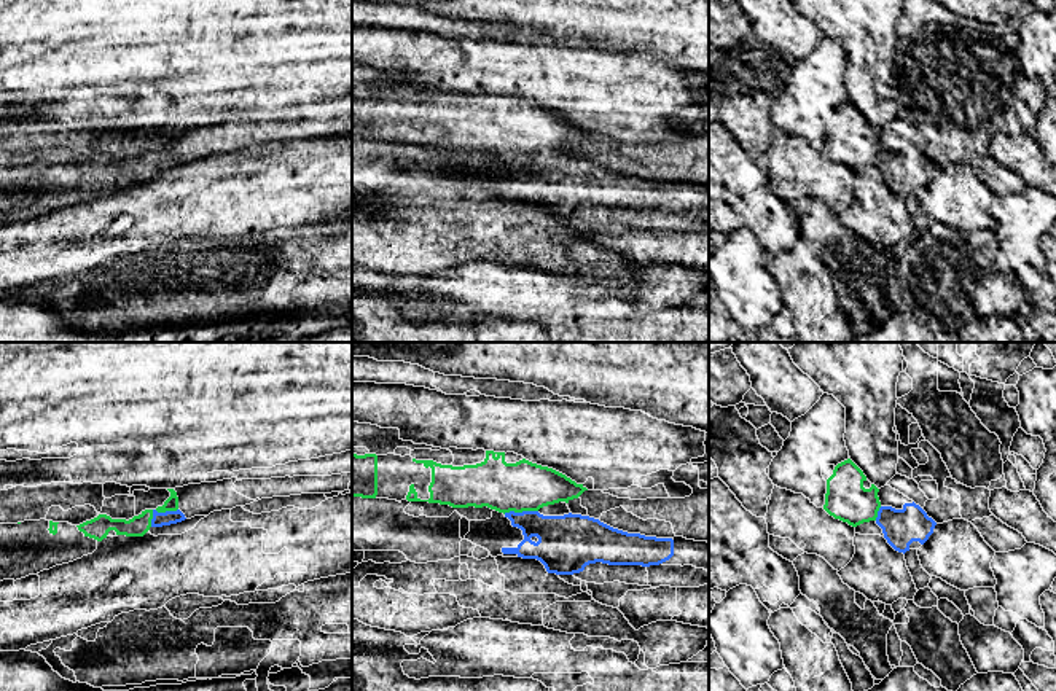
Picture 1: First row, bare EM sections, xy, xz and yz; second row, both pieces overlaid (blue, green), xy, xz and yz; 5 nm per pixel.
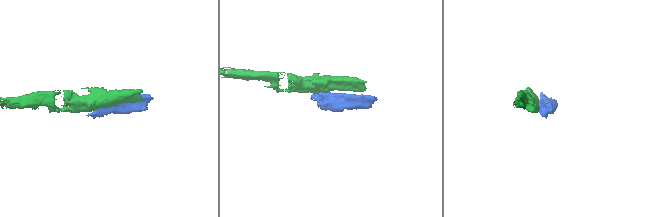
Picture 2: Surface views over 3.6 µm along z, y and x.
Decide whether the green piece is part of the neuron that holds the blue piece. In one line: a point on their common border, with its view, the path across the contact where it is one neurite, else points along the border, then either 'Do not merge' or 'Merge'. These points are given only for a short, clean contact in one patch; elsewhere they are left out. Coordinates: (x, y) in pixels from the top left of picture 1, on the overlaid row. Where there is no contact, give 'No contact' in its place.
Touches blue at xy (156, 511). Path across: xy (168, 518), (156, 511), (171, 503). Merge

